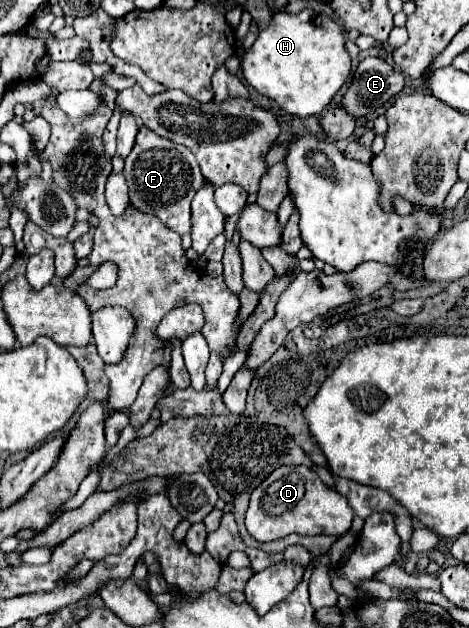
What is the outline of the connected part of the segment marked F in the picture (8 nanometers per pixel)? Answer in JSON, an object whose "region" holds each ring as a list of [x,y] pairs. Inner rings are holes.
{"region":[[[142,126],[136,136],[136,144],[126,158],[124,176],[130,188],[132,206],[148,214],[156,214],[170,230],[178,234],[190,232],[190,202],[196,190],[204,184],[204,176],[200,174],[198,162],[188,148],[174,144],[172,140],[160,138],[156,132]]]}

